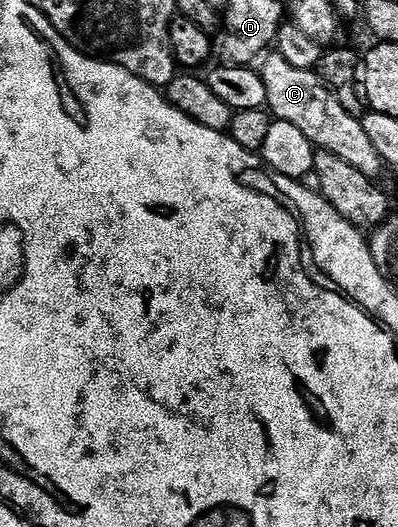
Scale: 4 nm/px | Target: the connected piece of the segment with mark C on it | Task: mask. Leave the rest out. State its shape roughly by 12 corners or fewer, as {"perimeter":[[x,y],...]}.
{"perimeter":[[278,54],[258,71],[267,111],[376,178],[363,119],[315,71]]}

